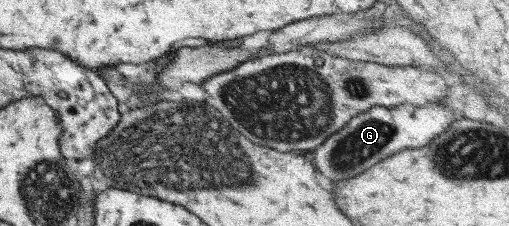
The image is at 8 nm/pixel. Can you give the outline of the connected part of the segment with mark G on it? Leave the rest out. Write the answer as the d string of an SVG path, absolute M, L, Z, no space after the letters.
M428 103L425 106L405 104L393 109L377 106L350 118L341 130L314 149L312 162L321 174L331 178L333 182L351 178L369 170L373 164L392 154L425 146L430 140L449 129L450 124L459 118L462 118L460 114L437 103Z

